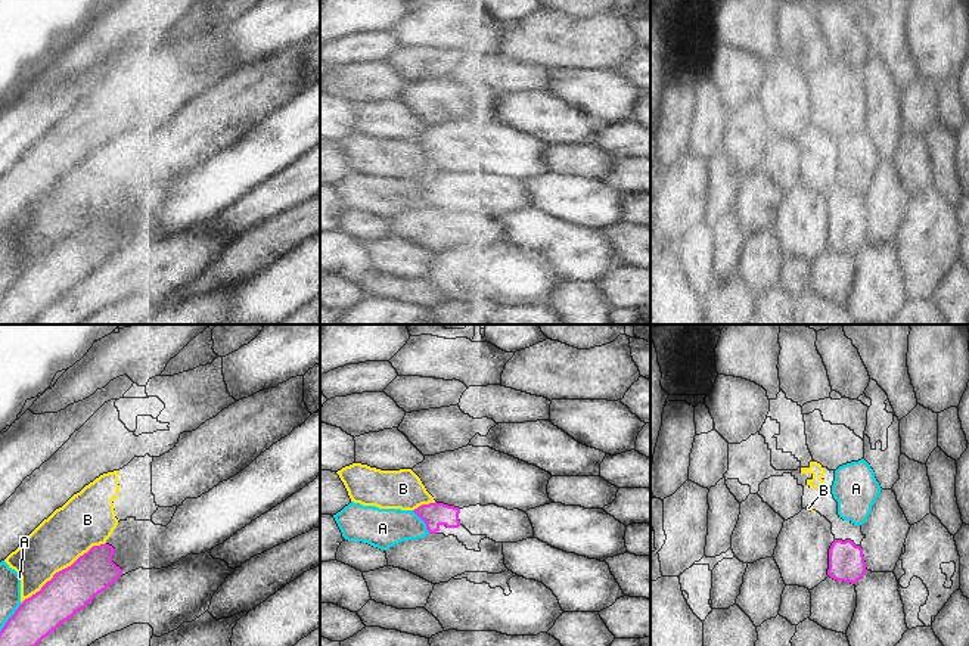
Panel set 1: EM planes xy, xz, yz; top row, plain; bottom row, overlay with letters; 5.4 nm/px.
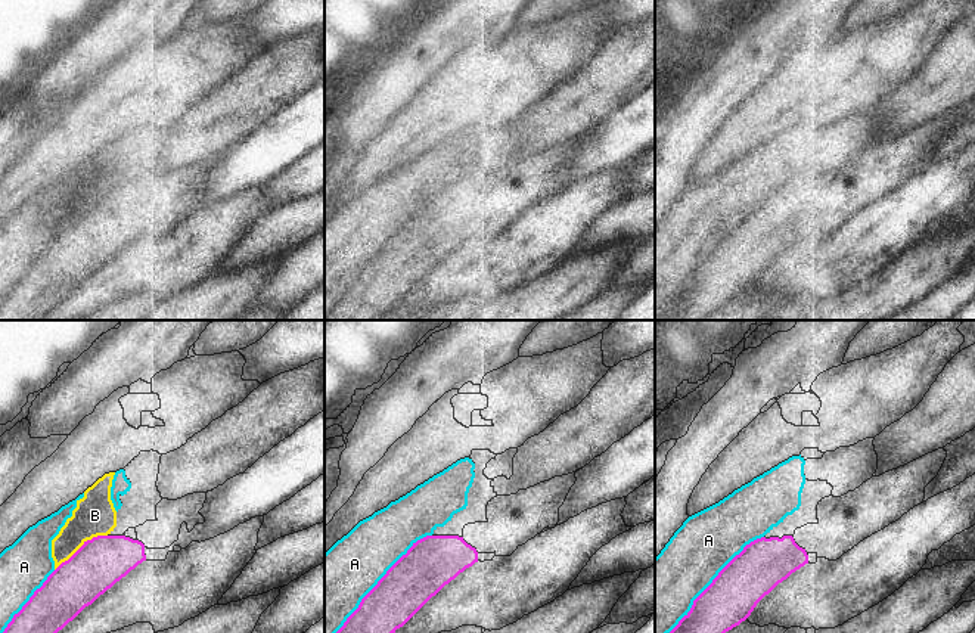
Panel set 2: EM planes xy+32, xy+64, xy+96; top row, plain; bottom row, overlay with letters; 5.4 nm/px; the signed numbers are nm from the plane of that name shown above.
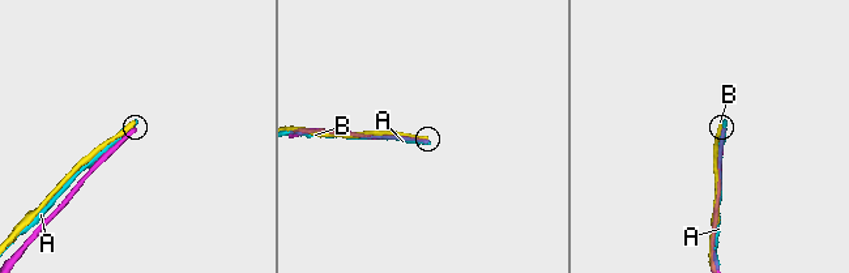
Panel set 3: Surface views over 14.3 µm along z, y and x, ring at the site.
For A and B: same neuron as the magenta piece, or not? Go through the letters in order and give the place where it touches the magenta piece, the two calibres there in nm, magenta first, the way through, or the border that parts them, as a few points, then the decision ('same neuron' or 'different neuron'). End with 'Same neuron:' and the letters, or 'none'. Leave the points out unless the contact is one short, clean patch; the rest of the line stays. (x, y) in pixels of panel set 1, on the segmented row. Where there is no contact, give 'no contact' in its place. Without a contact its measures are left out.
A: contact xz (424, 521); calibres 130 and 220 nm; different neuron
B: contact xy (62, 570); calibres 240 and 280 nm; different neuron
Same neuron: none

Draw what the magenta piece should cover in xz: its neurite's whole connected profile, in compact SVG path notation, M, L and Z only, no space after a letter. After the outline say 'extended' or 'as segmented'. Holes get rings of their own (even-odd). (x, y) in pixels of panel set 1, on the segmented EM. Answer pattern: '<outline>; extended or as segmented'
M444 503L422 504L413 510L429 534L437 534L441 525L459 528L463 525L472 535L485 535L496 543L518 543L534 538L528 515L519 509L507 510L496 504L454 507Z; extended

